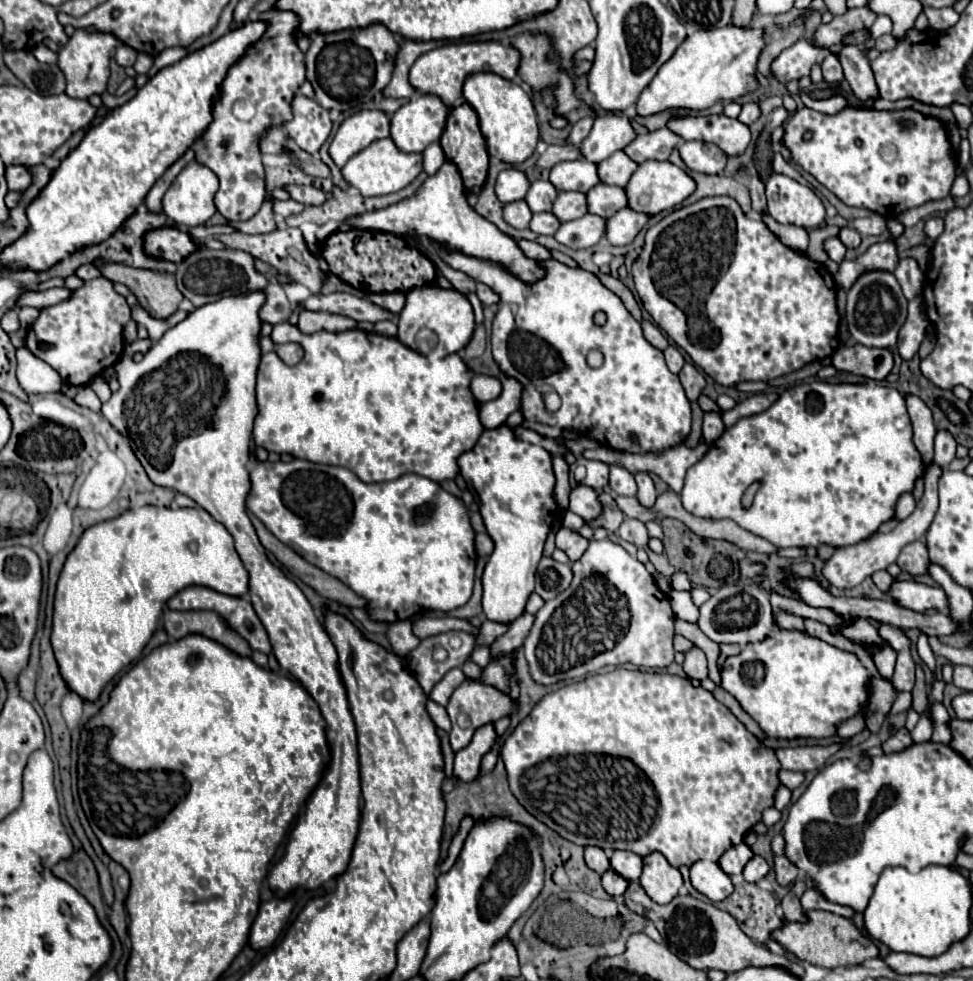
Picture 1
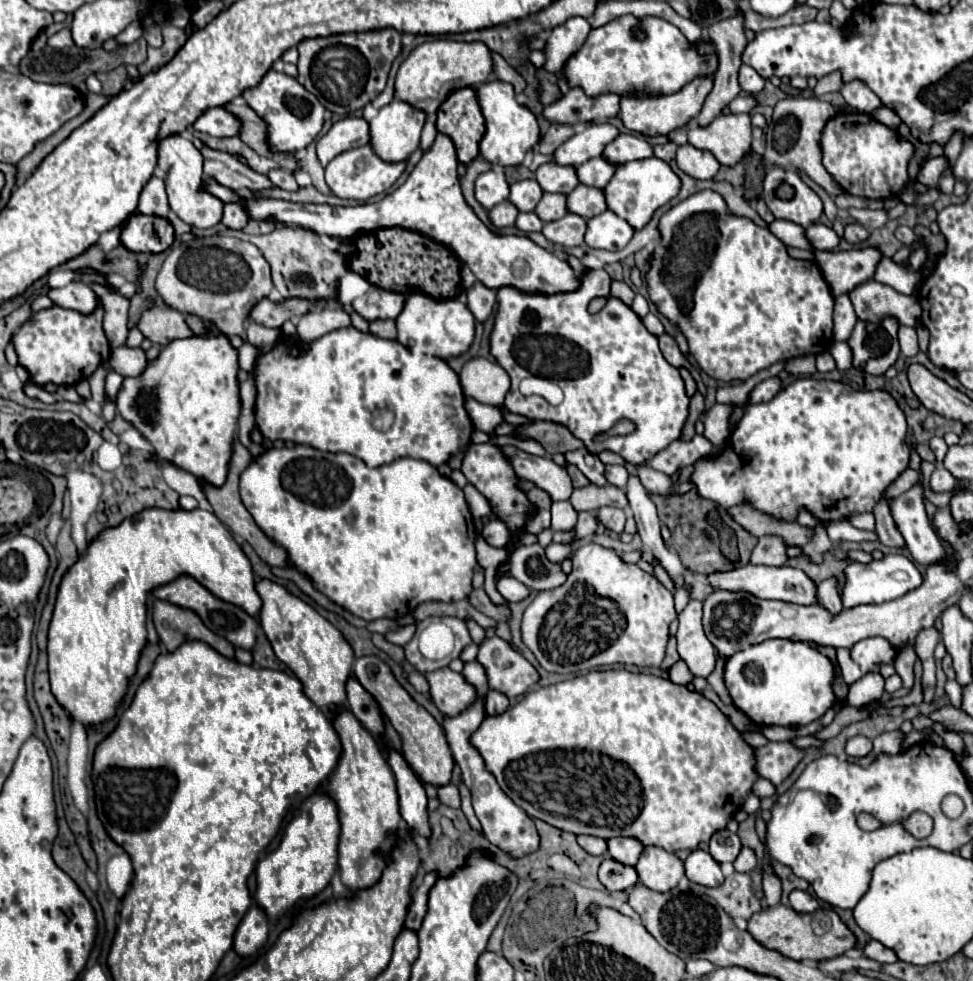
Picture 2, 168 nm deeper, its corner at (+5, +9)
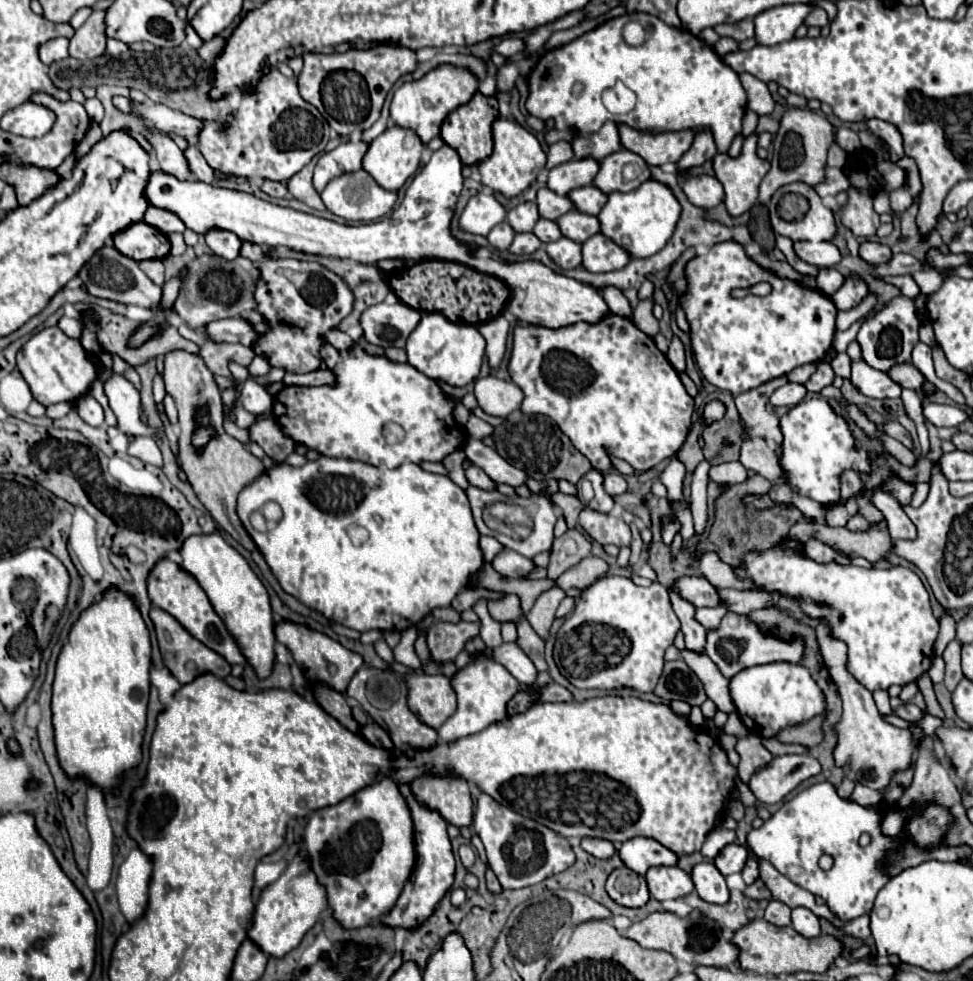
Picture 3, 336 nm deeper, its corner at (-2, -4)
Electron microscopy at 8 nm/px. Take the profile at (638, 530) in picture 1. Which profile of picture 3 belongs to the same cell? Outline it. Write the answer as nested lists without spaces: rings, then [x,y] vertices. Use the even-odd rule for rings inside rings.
[[[583,509],[579,515],[579,525],[589,533],[591,539],[599,541],[601,545],[629,545],[631,543],[631,529],[623,519],[617,519],[609,513],[595,513],[593,509]]]

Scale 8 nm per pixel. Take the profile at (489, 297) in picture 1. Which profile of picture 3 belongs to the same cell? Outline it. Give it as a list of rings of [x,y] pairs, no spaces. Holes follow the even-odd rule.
[[[503,315],[493,317],[491,321],[479,323],[479,333],[487,341],[487,357],[491,367],[499,367],[503,353],[505,353],[505,343],[507,343],[507,333],[509,333],[509,321]]]

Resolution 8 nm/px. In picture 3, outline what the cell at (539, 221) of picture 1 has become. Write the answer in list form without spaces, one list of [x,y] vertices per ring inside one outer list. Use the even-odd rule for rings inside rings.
[[[517,233],[511,247],[509,247],[509,251],[517,253],[517,255],[521,255],[521,253],[529,255],[529,253],[537,251],[541,245],[543,243],[539,241],[539,237],[535,237],[535,233]]]

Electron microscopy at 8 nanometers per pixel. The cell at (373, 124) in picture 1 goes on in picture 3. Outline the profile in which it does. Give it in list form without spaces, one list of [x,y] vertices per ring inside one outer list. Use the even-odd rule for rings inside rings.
[[[347,141],[335,147],[329,153],[323,153],[315,165],[315,175],[313,175],[313,185],[317,191],[323,191],[325,185],[343,173],[351,173],[361,169],[361,161],[367,153],[369,145],[365,141]]]

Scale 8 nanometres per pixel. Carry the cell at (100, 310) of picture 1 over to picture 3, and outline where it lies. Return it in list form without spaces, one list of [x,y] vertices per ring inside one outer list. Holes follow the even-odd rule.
[[[47,327],[35,333],[17,353],[17,369],[29,383],[33,397],[49,407],[61,401],[75,401],[89,393],[93,381],[99,377],[99,367],[79,341],[67,337],[59,327]]]

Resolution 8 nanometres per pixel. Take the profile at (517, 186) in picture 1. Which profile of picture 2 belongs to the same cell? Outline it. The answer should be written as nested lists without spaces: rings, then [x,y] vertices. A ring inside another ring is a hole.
[[[488,170],[480,174],[474,182],[474,198],[486,210],[492,210],[496,204],[504,202],[508,198],[508,192],[510,192],[510,186],[506,184],[506,178],[502,172]]]

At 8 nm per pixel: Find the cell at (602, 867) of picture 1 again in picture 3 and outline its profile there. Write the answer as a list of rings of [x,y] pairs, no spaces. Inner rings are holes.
[[[585,837],[585,839],[581,839],[581,847],[589,855],[593,855],[597,859],[607,859],[607,857],[613,857],[615,855],[613,843],[611,841],[605,841],[605,839],[589,839],[589,837]]]

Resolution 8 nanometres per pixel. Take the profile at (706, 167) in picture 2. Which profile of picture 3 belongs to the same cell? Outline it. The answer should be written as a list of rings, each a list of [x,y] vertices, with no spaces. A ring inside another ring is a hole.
[[[713,175],[689,177],[683,185],[683,191],[685,191],[685,195],[689,197],[689,201],[693,205],[703,207],[703,209],[715,207],[717,203],[723,201],[723,195],[725,195],[721,181]]]

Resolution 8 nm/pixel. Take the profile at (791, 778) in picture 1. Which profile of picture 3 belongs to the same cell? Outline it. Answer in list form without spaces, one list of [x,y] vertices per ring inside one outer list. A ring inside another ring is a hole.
[[[779,755],[761,769],[757,769],[749,781],[751,791],[761,803],[779,803],[801,781],[817,775],[821,765],[811,755]]]

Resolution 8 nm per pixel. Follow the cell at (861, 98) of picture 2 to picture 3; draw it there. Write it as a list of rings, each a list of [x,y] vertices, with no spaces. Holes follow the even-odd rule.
[[[873,117],[873,119],[867,119],[865,123],[867,123],[867,127],[869,127],[875,135],[879,135],[879,137],[887,143],[893,161],[897,161],[897,159],[903,157],[903,139],[901,139],[899,129],[895,129],[895,125],[891,125],[889,121],[879,121],[879,119],[875,119],[875,117]]]

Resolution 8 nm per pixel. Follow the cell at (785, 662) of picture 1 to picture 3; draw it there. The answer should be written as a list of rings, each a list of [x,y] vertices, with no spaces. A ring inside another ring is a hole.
[[[781,661],[743,669],[731,679],[729,691],[741,721],[751,733],[759,735],[761,739],[775,737],[781,729],[807,723],[809,719],[825,711],[825,693],[805,665]]]

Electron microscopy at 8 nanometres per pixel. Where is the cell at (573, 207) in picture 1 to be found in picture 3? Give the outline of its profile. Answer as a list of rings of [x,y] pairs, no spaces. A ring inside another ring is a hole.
[[[539,219],[539,221],[537,221],[537,225],[535,225],[533,233],[535,233],[543,243],[557,241],[557,239],[561,239],[561,237],[563,237],[563,235],[559,233],[559,225],[557,225],[557,221],[543,221],[543,219]]]

